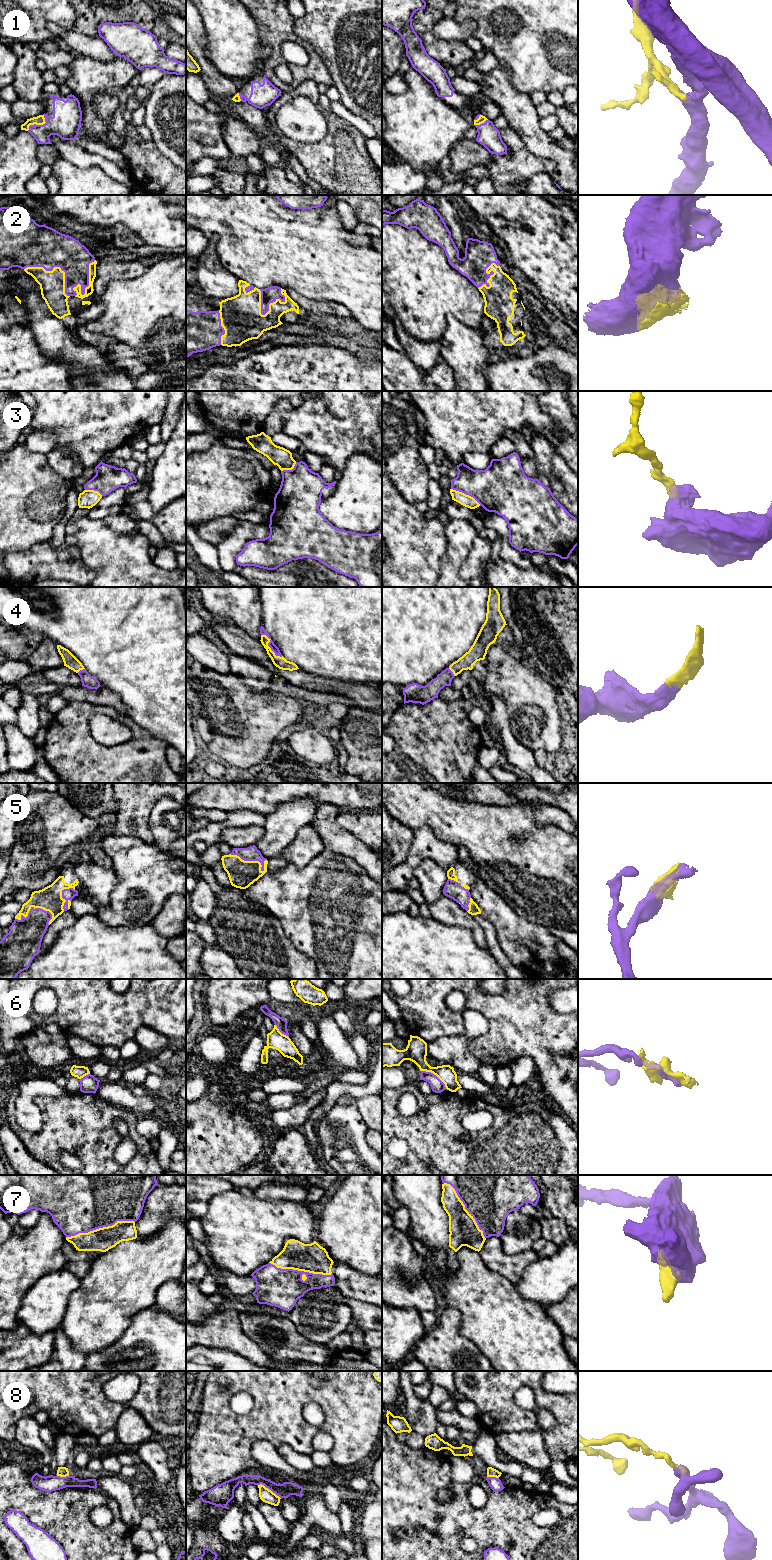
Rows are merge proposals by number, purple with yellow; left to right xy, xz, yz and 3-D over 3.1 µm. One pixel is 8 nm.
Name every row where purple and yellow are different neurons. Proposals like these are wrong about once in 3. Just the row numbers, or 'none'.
3, 6, 8

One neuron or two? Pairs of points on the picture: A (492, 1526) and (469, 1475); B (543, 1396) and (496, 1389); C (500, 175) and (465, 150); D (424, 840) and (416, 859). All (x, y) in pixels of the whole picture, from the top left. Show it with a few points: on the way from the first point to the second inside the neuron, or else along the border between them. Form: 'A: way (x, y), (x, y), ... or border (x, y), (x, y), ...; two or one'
A: border (476, 1476), (473, 1481); two
B: way (532, 1384), (529, 1381), (508, 1381); one
C: border (490, 153), (491, 159), (484, 165); two
D: way (424, 845), (417, 854); one

